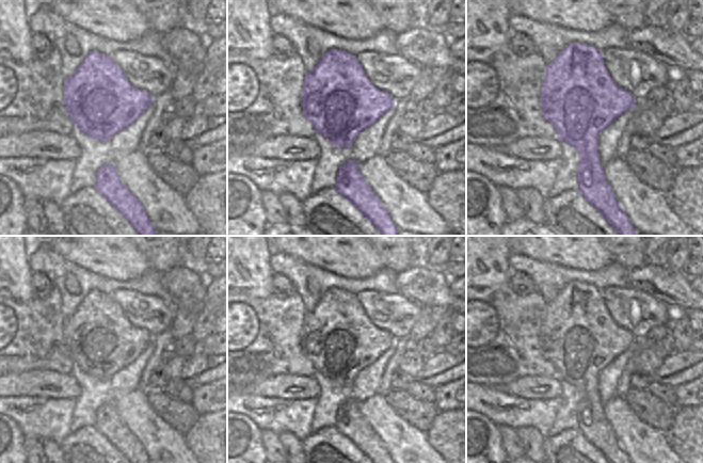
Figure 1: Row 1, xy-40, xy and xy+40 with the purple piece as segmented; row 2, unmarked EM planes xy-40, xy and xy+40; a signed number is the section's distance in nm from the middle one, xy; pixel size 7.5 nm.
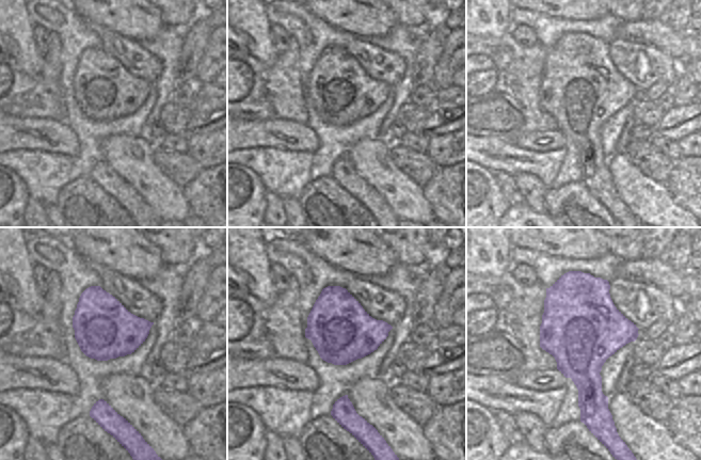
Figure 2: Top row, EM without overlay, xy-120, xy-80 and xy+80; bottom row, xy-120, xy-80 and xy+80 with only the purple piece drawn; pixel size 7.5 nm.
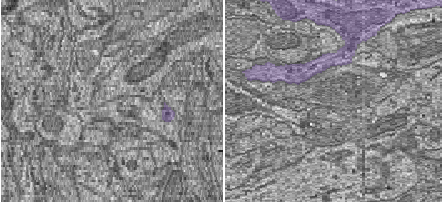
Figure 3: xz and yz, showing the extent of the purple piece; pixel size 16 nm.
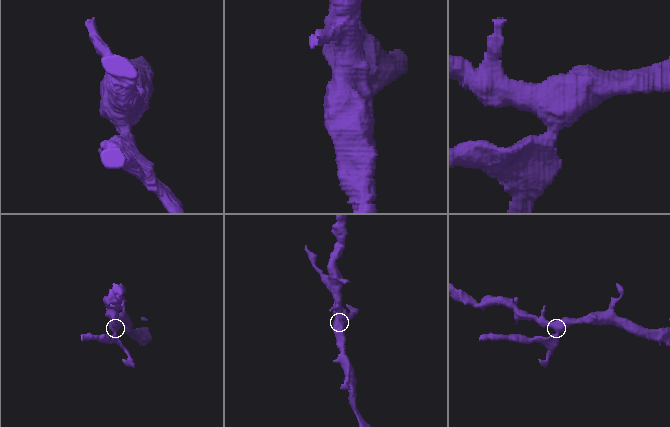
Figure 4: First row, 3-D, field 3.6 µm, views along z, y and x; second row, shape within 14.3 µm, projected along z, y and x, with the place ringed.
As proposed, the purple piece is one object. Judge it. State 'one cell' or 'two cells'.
two cells

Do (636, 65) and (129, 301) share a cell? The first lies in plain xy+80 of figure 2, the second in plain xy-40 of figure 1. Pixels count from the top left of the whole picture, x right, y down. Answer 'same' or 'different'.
same

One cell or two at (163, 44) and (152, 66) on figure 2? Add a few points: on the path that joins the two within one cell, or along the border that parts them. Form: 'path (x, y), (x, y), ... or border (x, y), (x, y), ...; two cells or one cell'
border (139, 42), (161, 63), (161, 73), (155, 81); two cells

